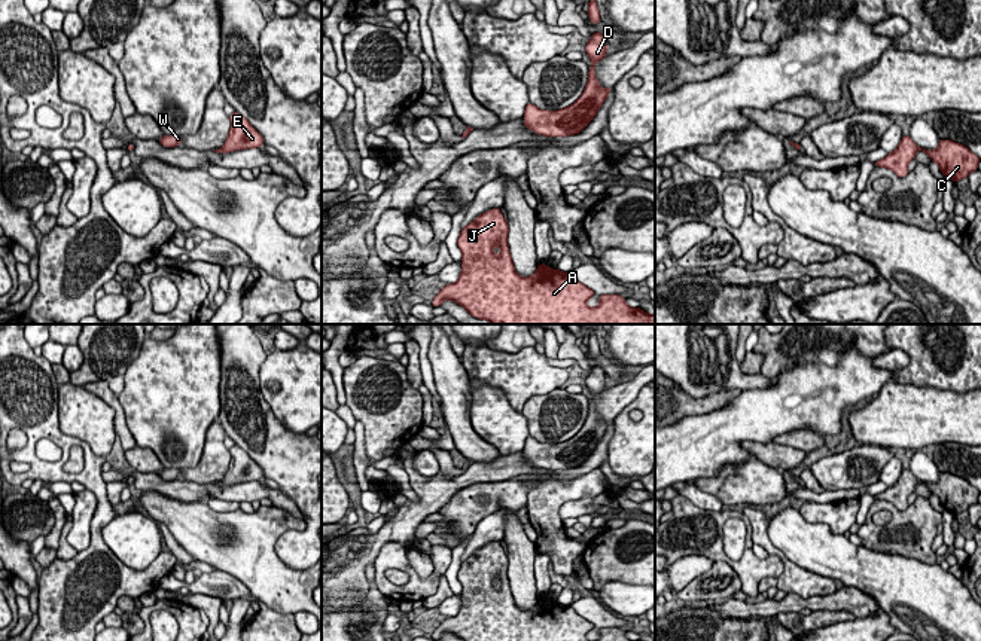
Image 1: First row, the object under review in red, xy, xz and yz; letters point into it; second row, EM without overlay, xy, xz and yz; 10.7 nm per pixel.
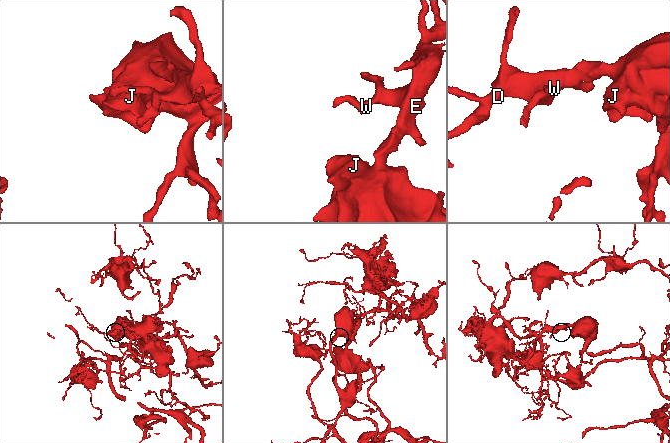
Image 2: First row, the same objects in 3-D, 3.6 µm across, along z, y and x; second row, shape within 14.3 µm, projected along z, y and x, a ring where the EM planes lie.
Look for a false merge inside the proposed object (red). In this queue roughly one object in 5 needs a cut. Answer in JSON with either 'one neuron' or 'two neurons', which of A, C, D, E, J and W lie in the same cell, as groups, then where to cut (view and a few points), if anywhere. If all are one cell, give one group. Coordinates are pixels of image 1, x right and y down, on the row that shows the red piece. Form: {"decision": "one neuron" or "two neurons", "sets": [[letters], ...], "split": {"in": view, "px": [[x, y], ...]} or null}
{"decision": "one neuron", "sets": [["A", "C", "D", "E", "J", "W"]], "split": null}

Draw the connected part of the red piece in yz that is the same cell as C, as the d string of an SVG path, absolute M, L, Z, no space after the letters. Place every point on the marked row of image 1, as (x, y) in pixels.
M904 135L899 146L884 159L874 162L874 167L889 168L901 178L907 177L908 162L914 159L918 150L923 150L930 161L935 161L944 177L953 181L963 180L972 171L977 171L981 161L966 146L953 140L939 138L939 147L936 150L926 150L918 147L910 135Z

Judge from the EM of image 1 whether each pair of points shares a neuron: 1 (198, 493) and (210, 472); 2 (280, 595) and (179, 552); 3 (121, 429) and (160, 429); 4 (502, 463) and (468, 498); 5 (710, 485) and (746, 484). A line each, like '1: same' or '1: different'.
1: different
2: different
3: different
4: different
5: same

